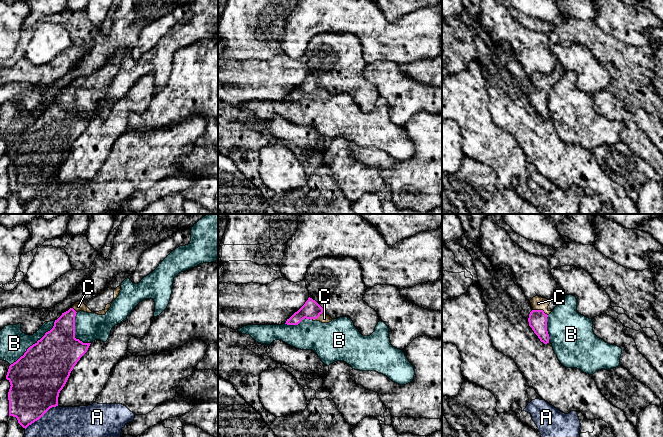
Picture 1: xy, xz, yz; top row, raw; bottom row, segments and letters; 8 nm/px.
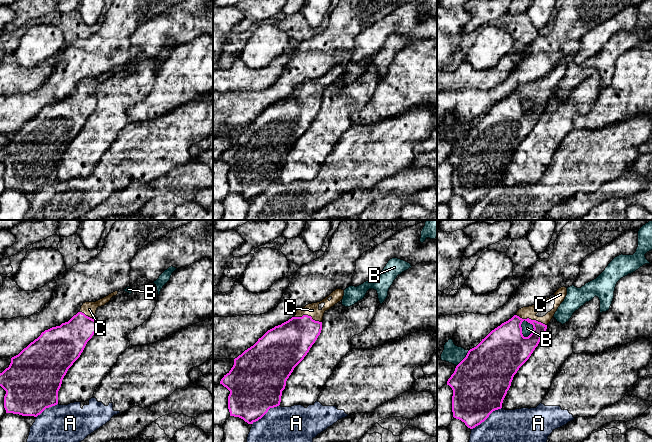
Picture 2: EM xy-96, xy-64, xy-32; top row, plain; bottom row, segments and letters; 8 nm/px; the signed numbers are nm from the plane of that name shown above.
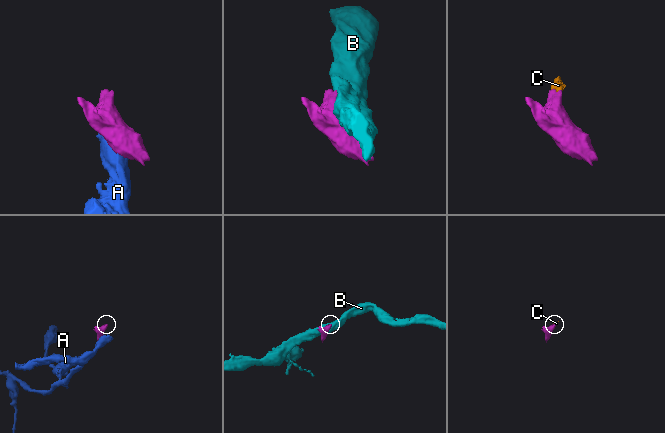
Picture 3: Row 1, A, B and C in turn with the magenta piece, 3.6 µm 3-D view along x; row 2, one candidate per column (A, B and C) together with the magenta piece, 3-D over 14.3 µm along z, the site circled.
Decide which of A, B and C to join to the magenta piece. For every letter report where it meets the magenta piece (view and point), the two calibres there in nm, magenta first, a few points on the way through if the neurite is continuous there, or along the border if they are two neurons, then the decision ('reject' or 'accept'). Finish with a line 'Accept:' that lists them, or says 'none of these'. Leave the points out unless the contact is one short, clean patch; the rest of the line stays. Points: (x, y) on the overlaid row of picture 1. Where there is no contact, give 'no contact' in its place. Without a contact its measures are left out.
A: meets magenta in xy at (41, 416); 400 nm thick on the magenta side, 240 nm on the other; reject
B: meets magenta in xy at (33, 344); 420 nm thick on the magenta side, 220 nm on the other; reject
C: meets magenta in yz at (540, 310); 150 nm thick on the magenta side, 110 nm on the other; runs through yz (537, 319), (540, 310), (538, 303); accept
Accept: C

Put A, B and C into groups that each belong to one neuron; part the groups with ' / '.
A / B / C

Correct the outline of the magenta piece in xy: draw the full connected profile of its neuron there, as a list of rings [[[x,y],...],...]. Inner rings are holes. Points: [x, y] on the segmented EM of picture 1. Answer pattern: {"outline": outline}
{"outline": [[[121,272],[116,275],[97,296],[76,302],[68,311],[55,320],[53,328],[27,351],[16,362],[9,366],[6,379],[10,382],[8,392],[9,416],[16,417],[18,423],[27,428],[39,420],[50,408],[58,406],[60,391],[65,386],[71,371],[87,352],[91,343],[83,343],[75,338],[75,316],[79,311],[105,315],[112,302],[118,297],[121,283],[131,274]]]}

